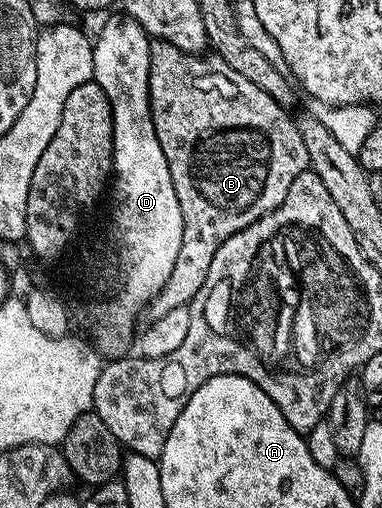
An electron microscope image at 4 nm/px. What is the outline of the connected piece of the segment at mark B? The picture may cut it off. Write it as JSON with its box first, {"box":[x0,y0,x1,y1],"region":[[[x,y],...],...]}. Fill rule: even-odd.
{"box":[148,39,309,320],"region":[[[153,39],[150,43],[150,70],[148,71],[148,101],[152,107],[154,130],[166,154],[170,166],[170,178],[178,194],[178,206],[182,206],[184,229],[182,250],[178,250],[178,262],[166,281],[166,286],[148,303],[148,320],[162,318],[169,310],[183,304],[189,305],[202,290],[206,274],[210,274],[210,262],[218,254],[218,246],[226,242],[238,230],[253,224],[267,212],[272,212],[286,198],[294,178],[309,171],[306,142],[298,130],[289,109],[280,104],[266,90],[258,90],[254,82],[232,75],[230,66],[219,58],[203,60],[203,55],[184,52],[165,40]]]}

